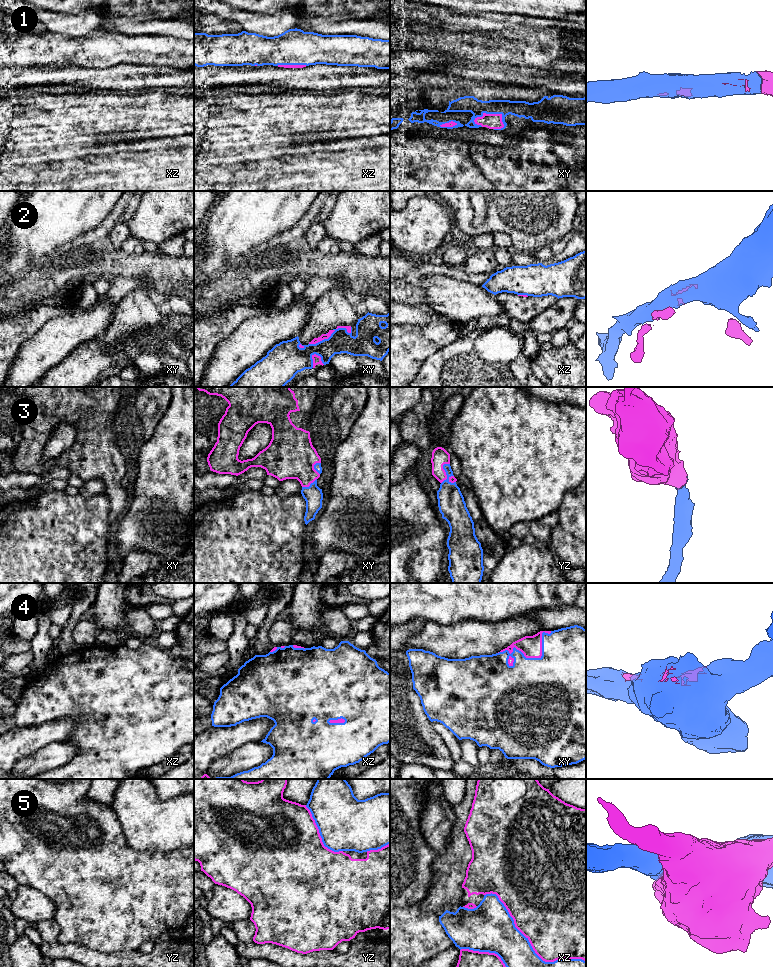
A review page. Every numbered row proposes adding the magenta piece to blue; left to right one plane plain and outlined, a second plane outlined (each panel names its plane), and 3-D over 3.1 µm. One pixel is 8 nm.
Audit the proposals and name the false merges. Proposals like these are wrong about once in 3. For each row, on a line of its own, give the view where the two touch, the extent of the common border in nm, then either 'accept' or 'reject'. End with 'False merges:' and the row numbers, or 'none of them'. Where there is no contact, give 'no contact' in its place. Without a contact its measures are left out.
1: contact in xy; length 260 nm; accept
2: contact in xy; length 380 nm; reject
3: contact in yz; length 180 nm; accept
4: contact in xy; length 460 nm; accept
5: contact in xz; length 950 nm; reject
False merges: 2, 5

